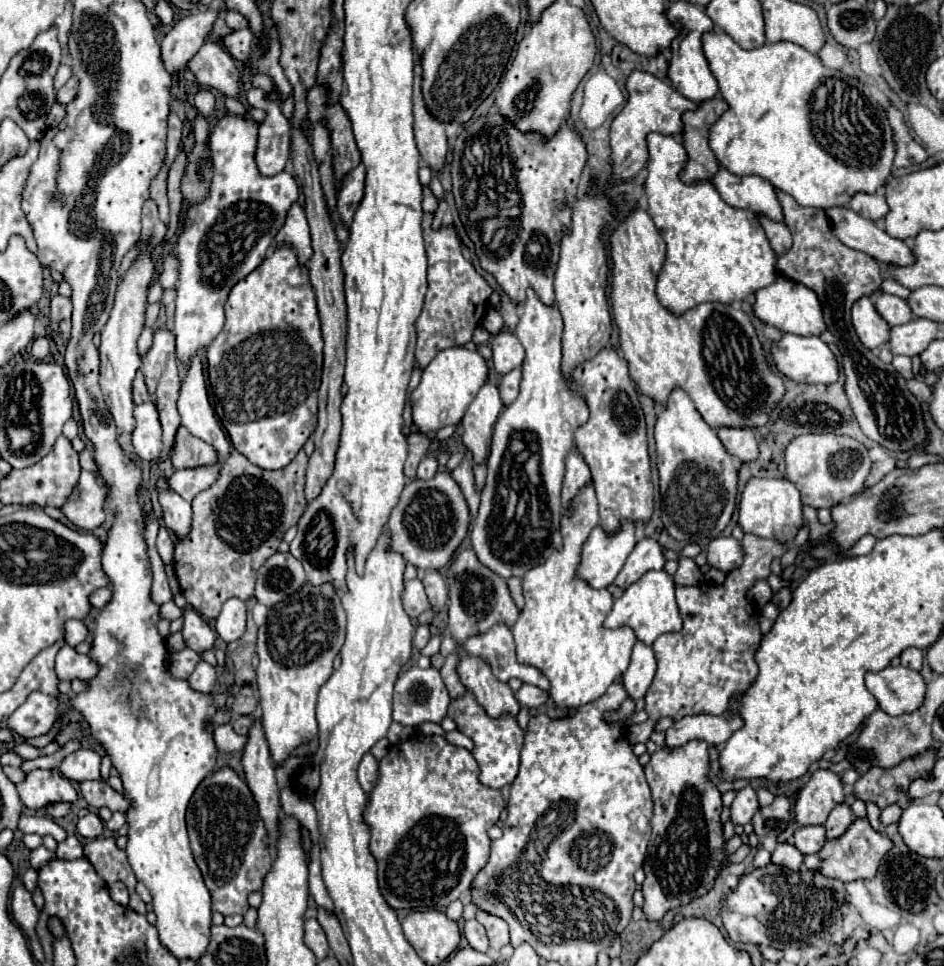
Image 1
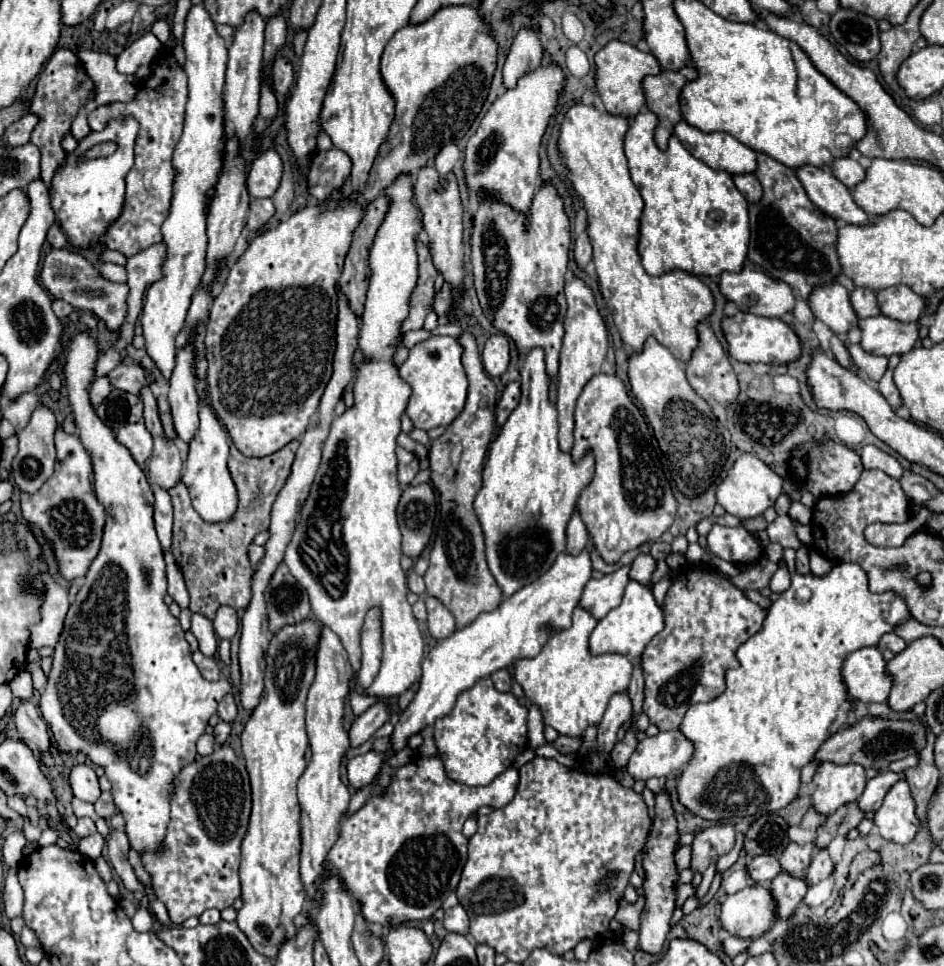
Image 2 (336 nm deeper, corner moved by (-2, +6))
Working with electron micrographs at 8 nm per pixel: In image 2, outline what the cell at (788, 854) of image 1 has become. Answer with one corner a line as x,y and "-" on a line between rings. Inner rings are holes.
758,855
750,861
750,865
746,867
750,877
756,881
756,883
764,883
764,881
772,881
780,871
780,863
778,863
778,857
774,855

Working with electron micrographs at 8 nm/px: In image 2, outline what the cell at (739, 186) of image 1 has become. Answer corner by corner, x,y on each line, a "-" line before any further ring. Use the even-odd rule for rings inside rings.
680,121
674,127
674,135
696,159
702,159
716,171
726,171
730,175
754,173
756,153
728,133
704,133
686,121

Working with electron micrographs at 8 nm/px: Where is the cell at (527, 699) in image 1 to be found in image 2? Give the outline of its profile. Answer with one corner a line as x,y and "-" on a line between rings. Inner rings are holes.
504,667
504,669
498,669
498,671
492,673
490,677
492,677
494,687
496,687
498,691
510,691
510,689
512,689
512,675
510,675
510,671
508,671
506,667

